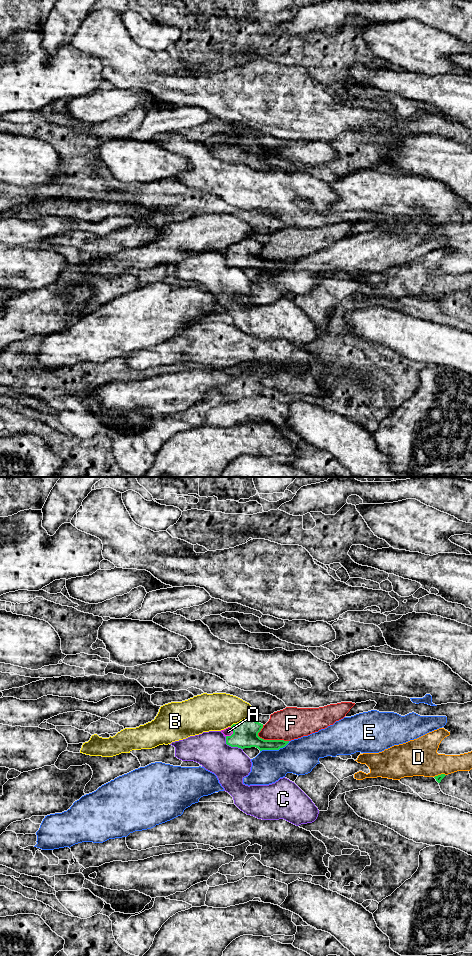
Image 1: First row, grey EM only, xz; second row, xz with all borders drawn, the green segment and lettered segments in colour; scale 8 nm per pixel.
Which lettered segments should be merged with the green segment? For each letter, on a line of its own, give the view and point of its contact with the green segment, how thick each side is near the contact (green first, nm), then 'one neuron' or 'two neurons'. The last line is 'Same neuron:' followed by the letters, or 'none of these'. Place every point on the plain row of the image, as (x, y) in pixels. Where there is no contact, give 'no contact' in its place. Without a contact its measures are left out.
A: meets green in xz at (233, 253); 200 nm thick on the green side, 70 nm on the other; one neuron
B: meets green in xz at (240, 241); 200 nm thick on the green side, 300 nm on the other; two neurons
C: meets green in xz at (231, 266); 200 nm thick on the green side, 280 nm on the other; two neurons
D: meets green in xz at (439, 295); 50 nm thick on the green side, 300 nm on the other; two neurons
E: meets green in xz at (274, 269); 190 nm thick on the green side, 280 nm on the other; two neurons
F: meets green in xz at (272, 260); 200 nm thick on the green side, 260 nm on the other; two neurons
Same neuron: A

